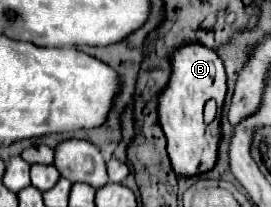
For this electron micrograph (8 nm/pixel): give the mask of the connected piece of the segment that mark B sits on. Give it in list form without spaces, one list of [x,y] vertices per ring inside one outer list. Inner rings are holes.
[[[189,42],[175,48],[169,56],[171,78],[167,86],[159,92],[159,122],[167,138],[167,152],[177,176],[193,176],[207,172],[215,166],[217,160],[217,144],[221,138],[219,122],[207,124],[203,120],[203,106],[209,98],[217,102],[217,108],[223,106],[227,92],[227,78],[223,70],[223,62],[215,50]]]

